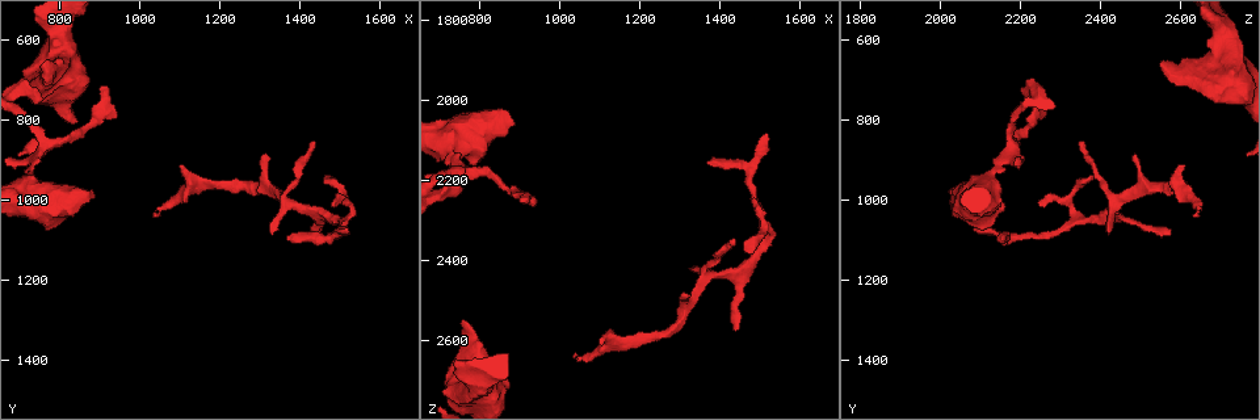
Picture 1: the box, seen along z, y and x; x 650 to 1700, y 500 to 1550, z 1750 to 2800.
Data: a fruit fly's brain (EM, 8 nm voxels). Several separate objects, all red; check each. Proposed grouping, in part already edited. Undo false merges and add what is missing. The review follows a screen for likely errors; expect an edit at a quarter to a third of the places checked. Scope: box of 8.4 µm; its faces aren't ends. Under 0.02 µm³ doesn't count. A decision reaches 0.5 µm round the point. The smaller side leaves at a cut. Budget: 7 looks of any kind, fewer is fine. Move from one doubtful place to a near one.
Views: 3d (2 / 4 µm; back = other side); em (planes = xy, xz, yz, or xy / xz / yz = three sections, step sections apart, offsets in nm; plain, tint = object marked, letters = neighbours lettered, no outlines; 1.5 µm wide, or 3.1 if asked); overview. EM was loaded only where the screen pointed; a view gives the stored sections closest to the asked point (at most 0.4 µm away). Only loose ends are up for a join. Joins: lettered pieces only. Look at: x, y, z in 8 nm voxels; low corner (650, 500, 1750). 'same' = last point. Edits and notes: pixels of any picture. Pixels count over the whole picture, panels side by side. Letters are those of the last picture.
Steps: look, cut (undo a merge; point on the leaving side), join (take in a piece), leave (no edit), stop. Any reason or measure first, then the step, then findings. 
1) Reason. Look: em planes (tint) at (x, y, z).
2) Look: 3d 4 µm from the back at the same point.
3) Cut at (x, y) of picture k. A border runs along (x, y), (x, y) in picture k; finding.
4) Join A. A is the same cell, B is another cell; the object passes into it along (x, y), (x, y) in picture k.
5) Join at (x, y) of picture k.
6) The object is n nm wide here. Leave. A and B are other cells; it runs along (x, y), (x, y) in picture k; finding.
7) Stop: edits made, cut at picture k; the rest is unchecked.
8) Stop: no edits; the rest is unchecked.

Abrupt turn. Look: em yz step 8 (tint) at (1465, 1100, 2175).

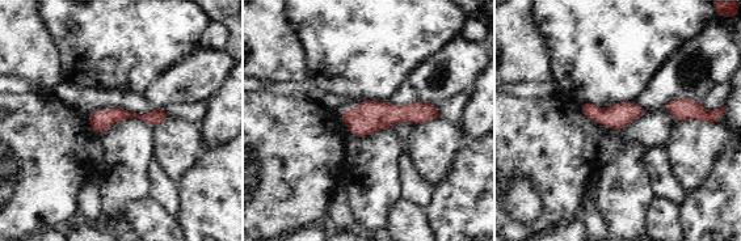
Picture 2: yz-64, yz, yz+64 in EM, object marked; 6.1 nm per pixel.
Cut it another way. Look: em xy step 4 (letters) at the same point.

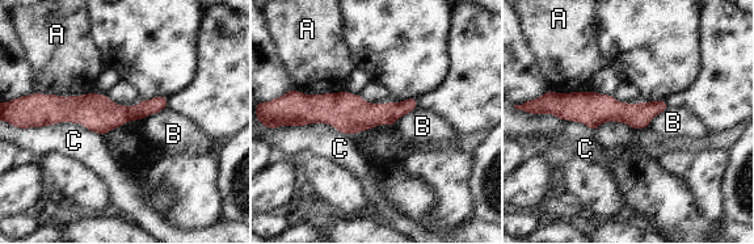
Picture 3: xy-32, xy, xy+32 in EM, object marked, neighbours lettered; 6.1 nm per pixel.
Leave. A, B and C are other cells; a border runs along (167, 106), (138, 120) in picture 3; all the same neuron.

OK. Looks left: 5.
Thin end. Look: em planes (tint) at (1440, 1085, 2575).

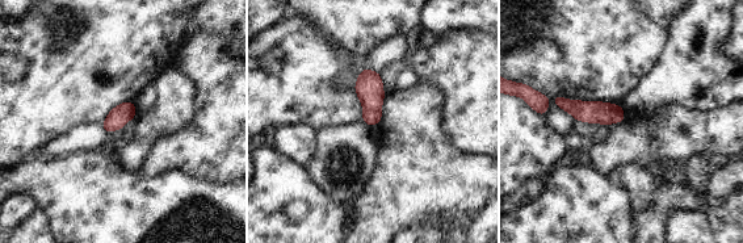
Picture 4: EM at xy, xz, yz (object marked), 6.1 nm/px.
What lies round it. Look: em planes (letters) at the same point.

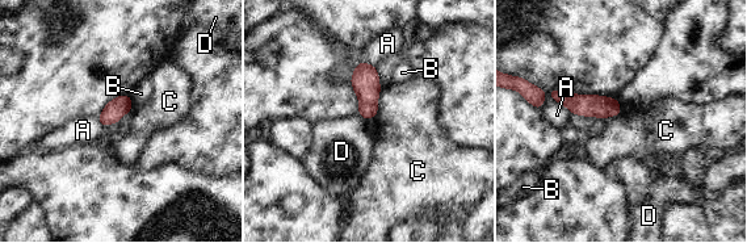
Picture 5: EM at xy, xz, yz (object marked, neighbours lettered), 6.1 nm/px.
The longest contact is with A, 200 nm. Leave. A, B, C and D are other cells; a border runs along (384, 88), (374, 117) in picture 5; no lettered piece goes on from it.

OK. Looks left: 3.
An open end. Look: 3d 2 µm at (895, 715, 2245).

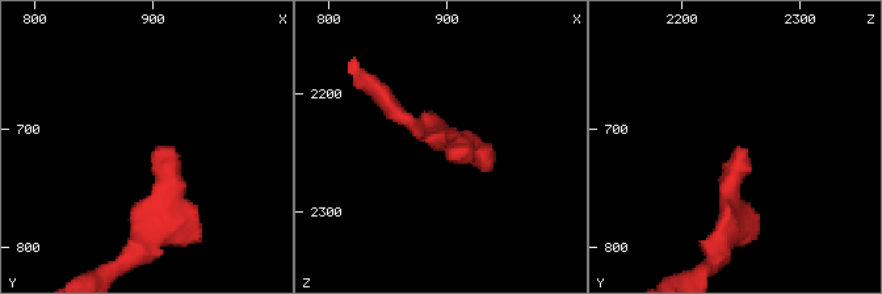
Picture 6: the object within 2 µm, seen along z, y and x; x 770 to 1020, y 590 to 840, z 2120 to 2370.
Look: em planes (letters) at (898, 718, 2252).

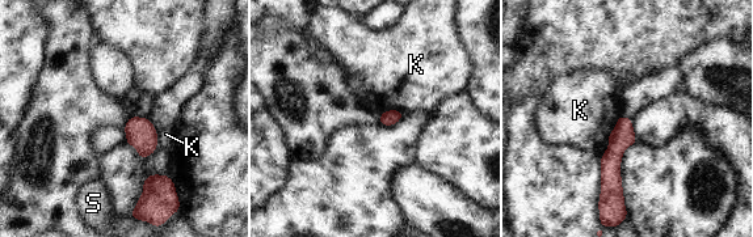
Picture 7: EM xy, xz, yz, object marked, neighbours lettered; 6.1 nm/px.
The longest contact is with K, 160 nm. Leave. K and S are other cells; it runs along (622, 119), (611, 159), (618, 198) in picture 7; none of them fits.

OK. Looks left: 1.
Stop: no edits; the rest is unchecked.

